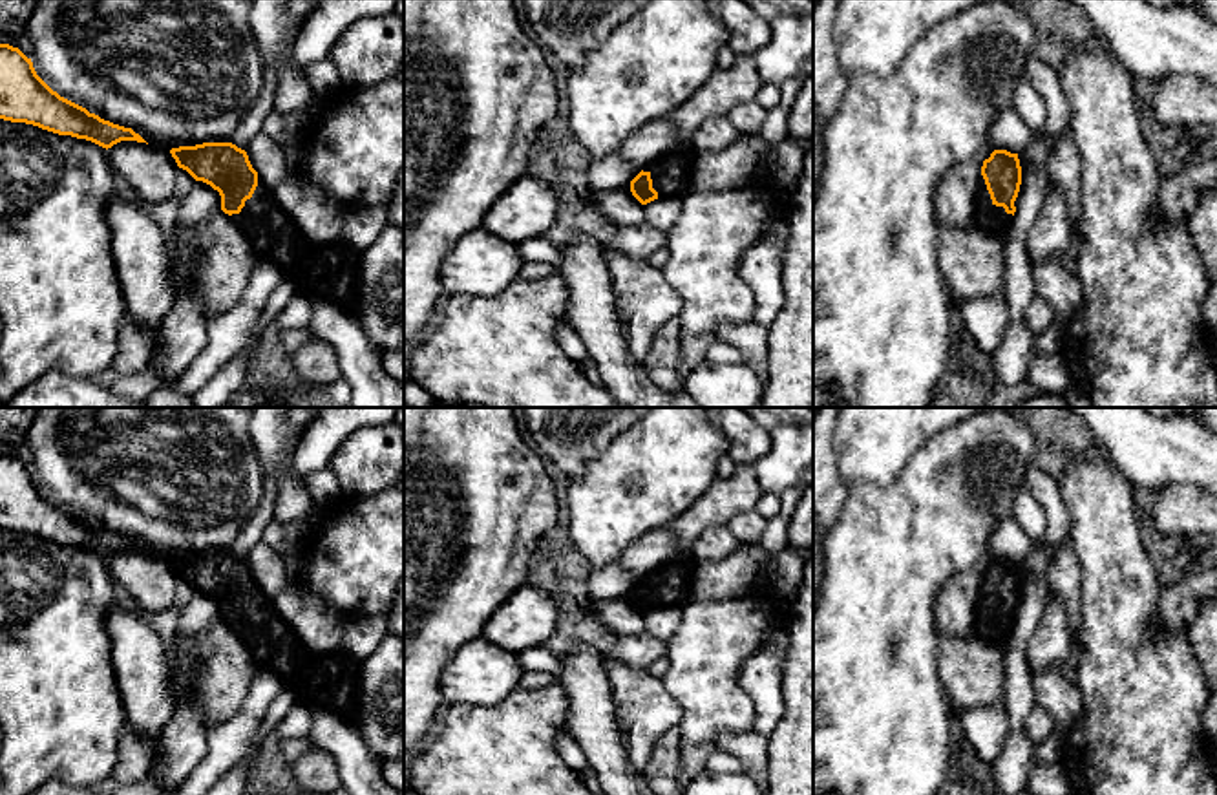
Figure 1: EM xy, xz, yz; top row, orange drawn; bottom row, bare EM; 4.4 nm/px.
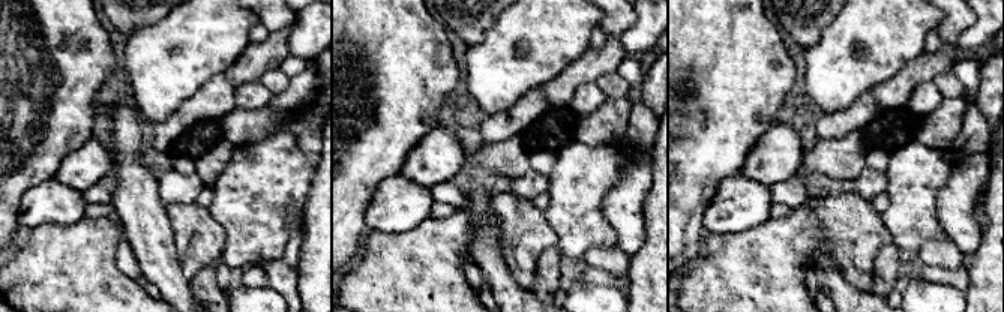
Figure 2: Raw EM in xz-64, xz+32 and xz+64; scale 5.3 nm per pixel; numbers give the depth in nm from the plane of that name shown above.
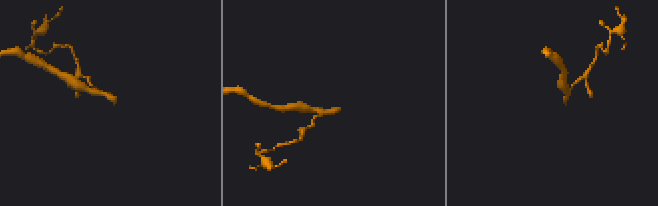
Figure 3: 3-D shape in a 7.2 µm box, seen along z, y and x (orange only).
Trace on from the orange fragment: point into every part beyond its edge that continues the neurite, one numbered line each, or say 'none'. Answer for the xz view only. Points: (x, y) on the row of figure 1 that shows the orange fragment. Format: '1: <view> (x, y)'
1: xz (671, 176)

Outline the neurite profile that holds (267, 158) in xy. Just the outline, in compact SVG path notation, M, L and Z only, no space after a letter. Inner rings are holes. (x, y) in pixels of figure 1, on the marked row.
M259 132L254 135L245 152L252 168L270 192L274 192L280 183L292 175L283 146L272 141L267 133Z

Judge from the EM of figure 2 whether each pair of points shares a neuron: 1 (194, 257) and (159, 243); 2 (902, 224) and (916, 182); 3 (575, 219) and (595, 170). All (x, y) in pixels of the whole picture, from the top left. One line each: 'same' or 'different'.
1: different
2: same
3: same

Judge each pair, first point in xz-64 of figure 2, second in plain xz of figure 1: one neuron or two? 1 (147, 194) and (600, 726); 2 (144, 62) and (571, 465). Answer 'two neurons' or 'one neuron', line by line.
1: one neuron
2: two neurons

